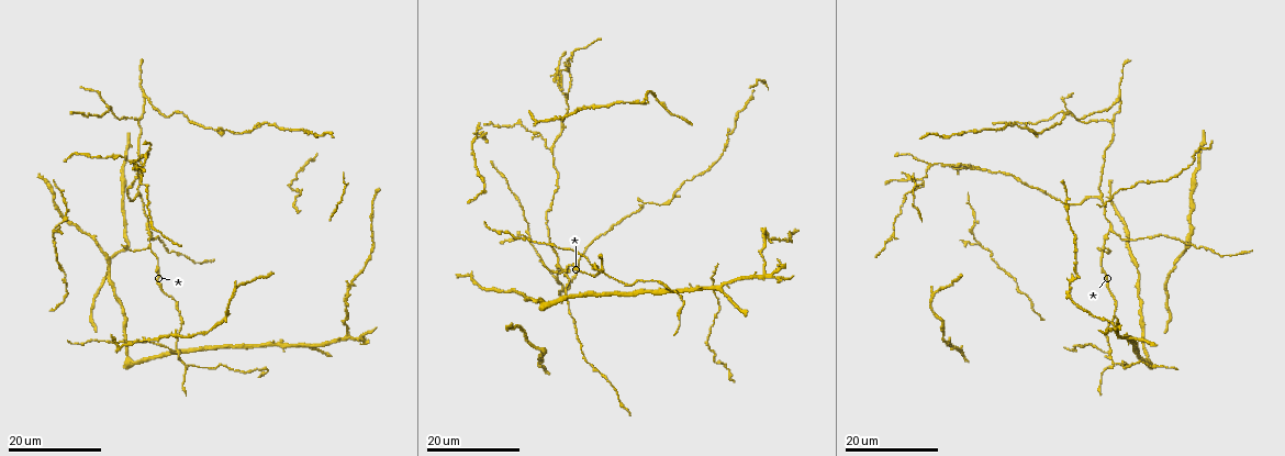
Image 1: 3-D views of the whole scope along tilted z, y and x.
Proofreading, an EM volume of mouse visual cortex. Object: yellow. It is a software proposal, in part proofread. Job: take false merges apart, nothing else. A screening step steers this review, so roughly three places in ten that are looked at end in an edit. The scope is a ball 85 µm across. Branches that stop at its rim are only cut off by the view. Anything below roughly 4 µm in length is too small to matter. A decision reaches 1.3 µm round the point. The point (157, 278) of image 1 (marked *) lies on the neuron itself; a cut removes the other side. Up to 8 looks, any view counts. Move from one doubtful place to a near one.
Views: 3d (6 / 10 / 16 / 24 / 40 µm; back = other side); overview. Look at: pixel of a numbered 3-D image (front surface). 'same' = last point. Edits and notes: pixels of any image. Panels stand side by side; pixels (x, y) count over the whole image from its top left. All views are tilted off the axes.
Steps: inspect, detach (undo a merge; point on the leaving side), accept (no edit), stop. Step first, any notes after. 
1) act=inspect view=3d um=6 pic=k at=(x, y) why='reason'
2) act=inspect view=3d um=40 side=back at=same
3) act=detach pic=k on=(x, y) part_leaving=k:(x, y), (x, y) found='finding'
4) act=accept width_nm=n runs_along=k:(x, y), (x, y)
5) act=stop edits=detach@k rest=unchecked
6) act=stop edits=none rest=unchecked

act=inspect view=3d um=24 pic=1 at=(551, 147) why='side arm on a straight run'

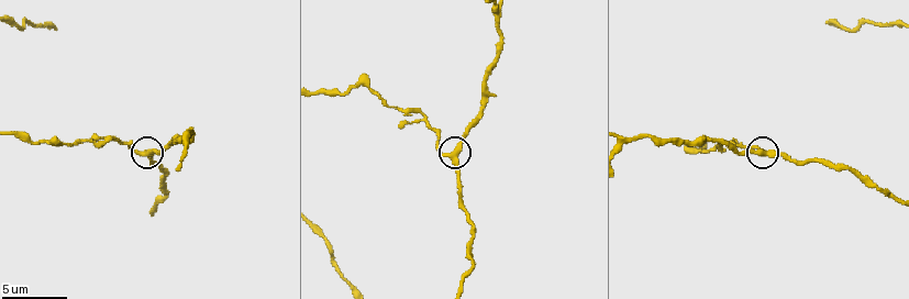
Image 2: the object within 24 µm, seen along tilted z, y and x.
act=inspect view=3d um=10 pic=2 at=(766, 152) why='closer look'

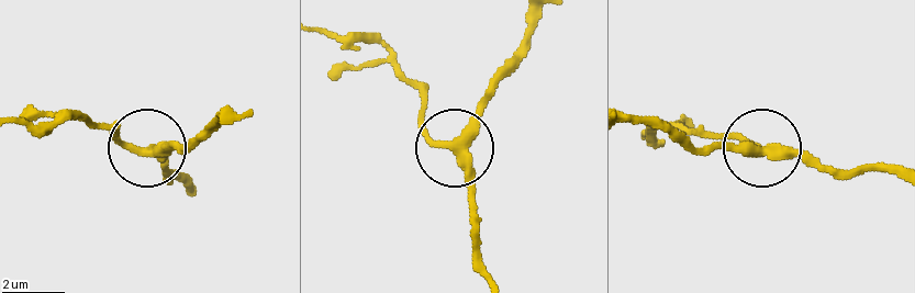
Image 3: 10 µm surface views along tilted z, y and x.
act=accept side_arm_um=65 runs_along=3:(490, 283), (461, 159), (433, 136), (422, 98), (404, 77) found='one neuron here'

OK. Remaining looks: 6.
act=inspect view=3d um=16 pic=1 at=(1119, 95) why='two arms in line, one across'

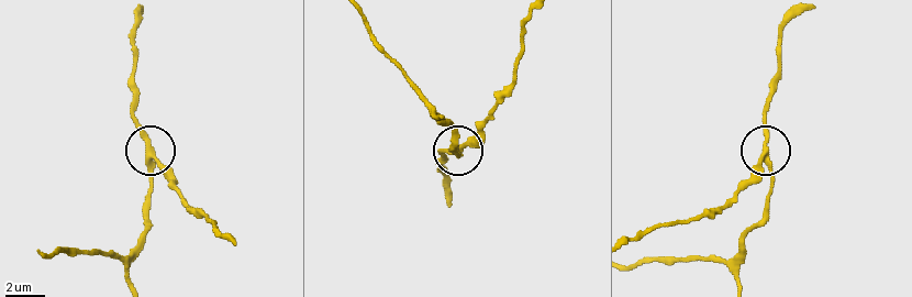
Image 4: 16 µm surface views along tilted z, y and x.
act=inspect view=3d um=6 pic=4 at=(151, 153)

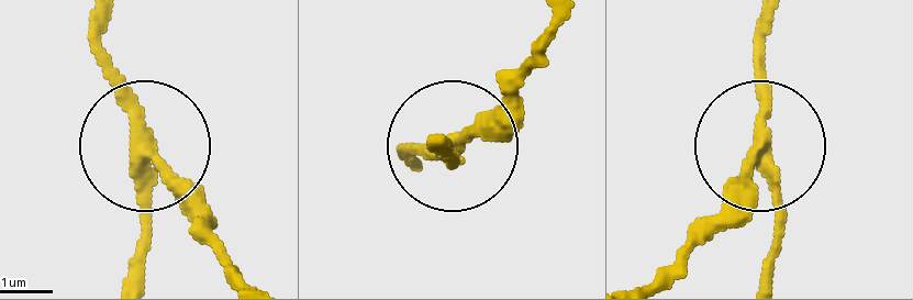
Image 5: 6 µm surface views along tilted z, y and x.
act=accept runs_along=5:(760, 277), (772, 237), (760, 34) found='all the same neuron'

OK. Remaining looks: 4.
act=inspect view=3d um=24 pic=1 at=(567, 267) why='three arms meet'

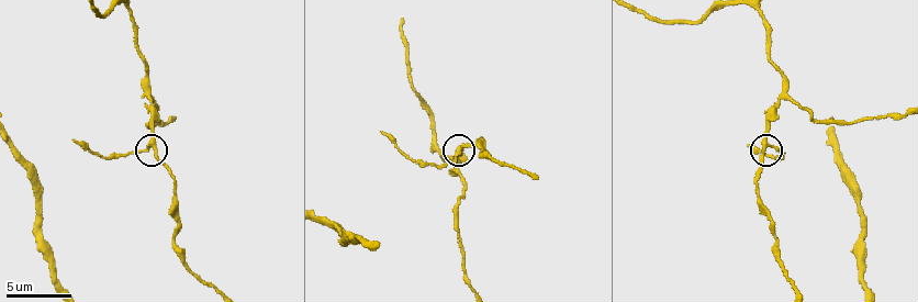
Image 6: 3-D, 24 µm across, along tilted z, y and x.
act=inspect view=3d um=6 pic=6 at=(151, 143)

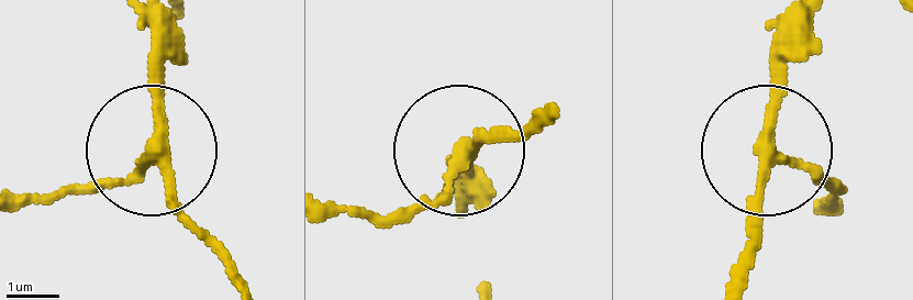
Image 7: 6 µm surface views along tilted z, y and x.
act=accept width_nm=230 runs_along=7:(743, 276), (770, 154), (845, 189) found='continuous, no second neuron'

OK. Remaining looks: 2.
act=inspect view=3d um=24 pic=1 at=(177, 352) why='four arms meet'

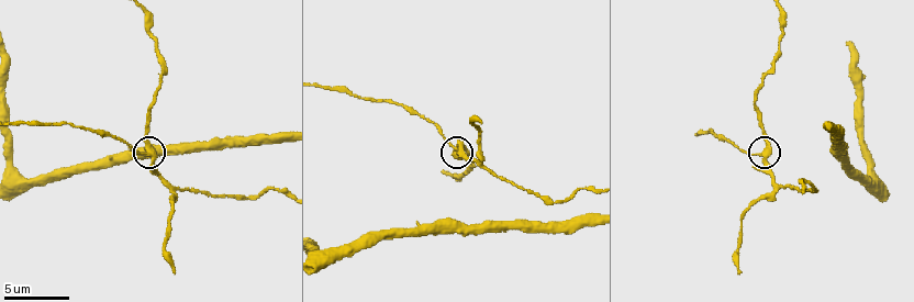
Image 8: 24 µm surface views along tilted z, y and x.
act=inspect view=3d um=6 pic=8 at=(455, 147)

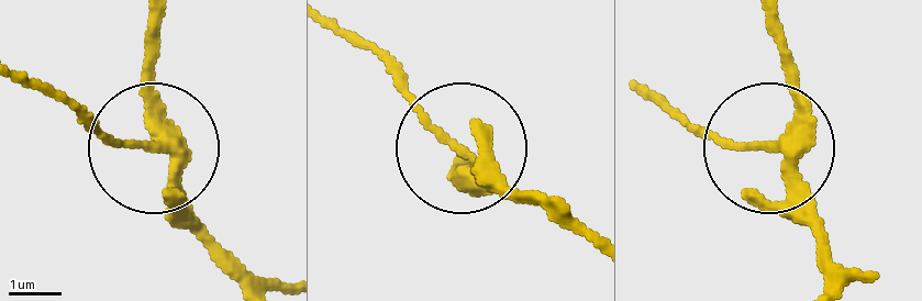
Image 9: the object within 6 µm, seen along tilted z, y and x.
act=accept arms=4 runs_along=9:(774, 17), (791, 82), (778, 143), (713, 142), (653, 101) found='all the same neuron'

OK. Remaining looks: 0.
act=stop edits=none rest=unchecked

